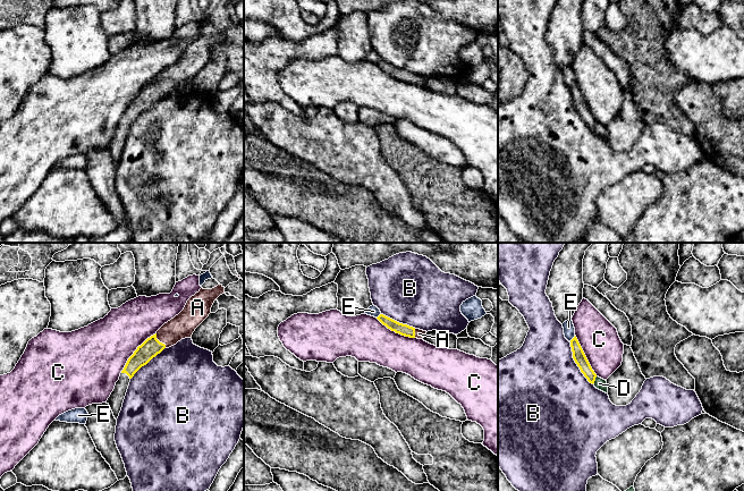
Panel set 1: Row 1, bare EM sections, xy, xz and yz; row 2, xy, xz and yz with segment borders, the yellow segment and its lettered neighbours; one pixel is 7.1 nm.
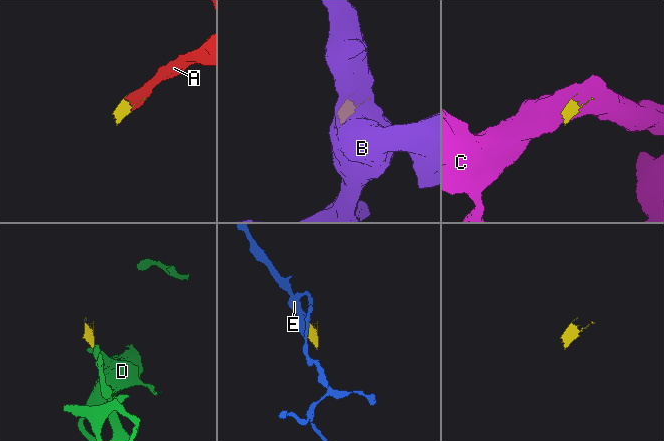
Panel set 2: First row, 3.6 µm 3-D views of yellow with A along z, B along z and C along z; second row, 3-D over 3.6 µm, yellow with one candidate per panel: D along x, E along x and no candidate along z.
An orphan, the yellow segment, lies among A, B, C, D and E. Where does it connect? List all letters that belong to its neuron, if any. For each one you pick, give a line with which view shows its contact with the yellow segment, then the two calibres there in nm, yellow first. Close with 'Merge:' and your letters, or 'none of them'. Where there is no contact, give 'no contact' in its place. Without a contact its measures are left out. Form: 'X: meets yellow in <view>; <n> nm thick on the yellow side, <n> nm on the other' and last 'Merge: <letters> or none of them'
A: meets yellow in xy; 140 nm thick on the yellow side, 170 nm on the other
Merge: A

